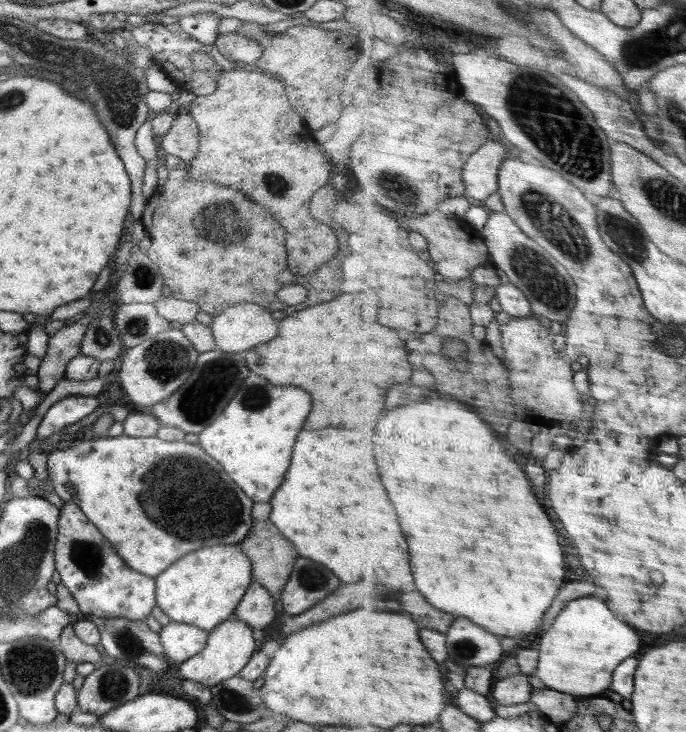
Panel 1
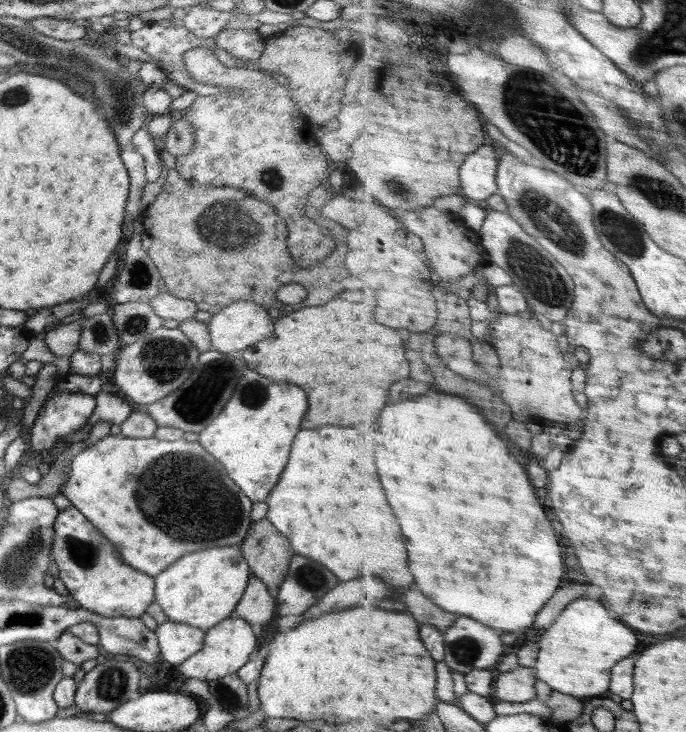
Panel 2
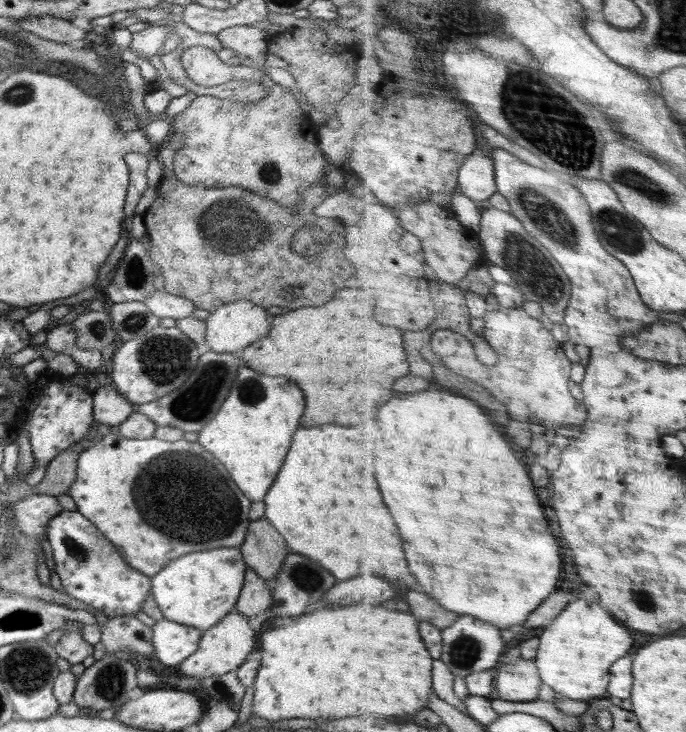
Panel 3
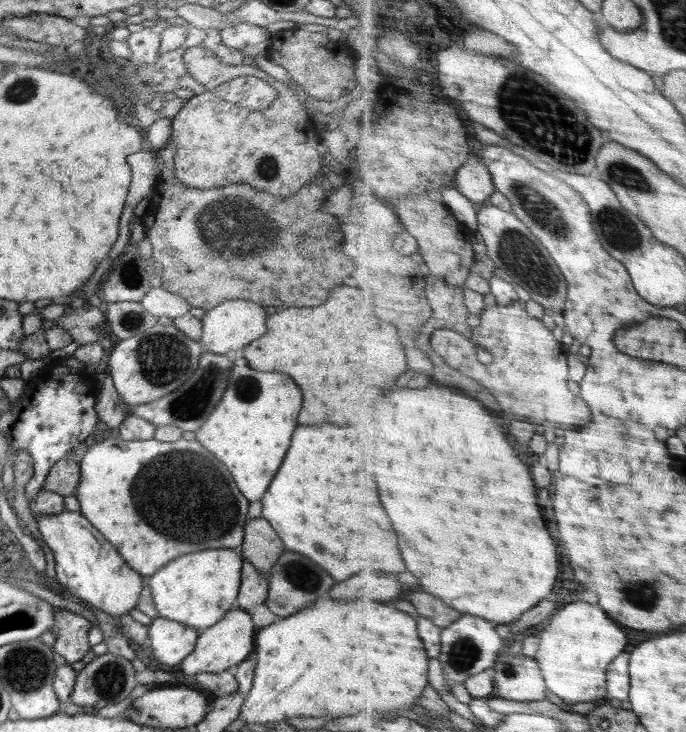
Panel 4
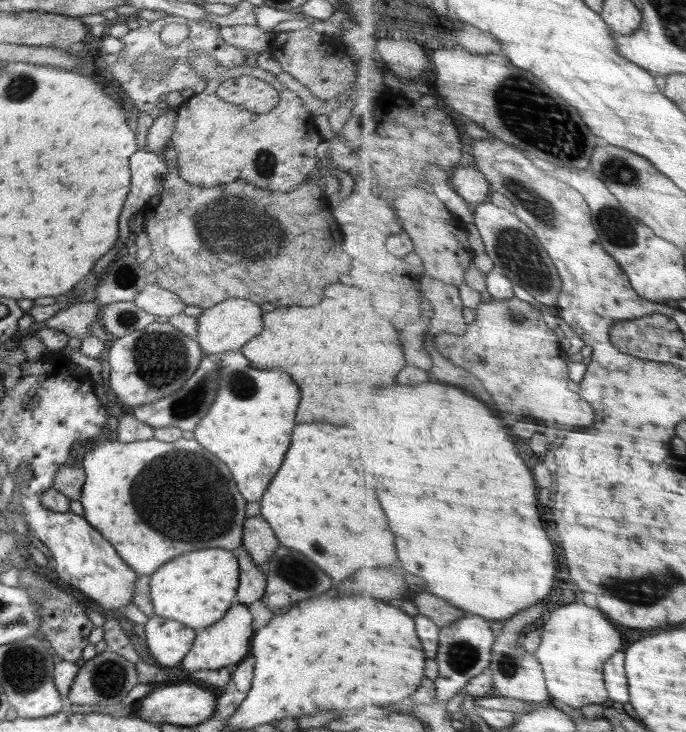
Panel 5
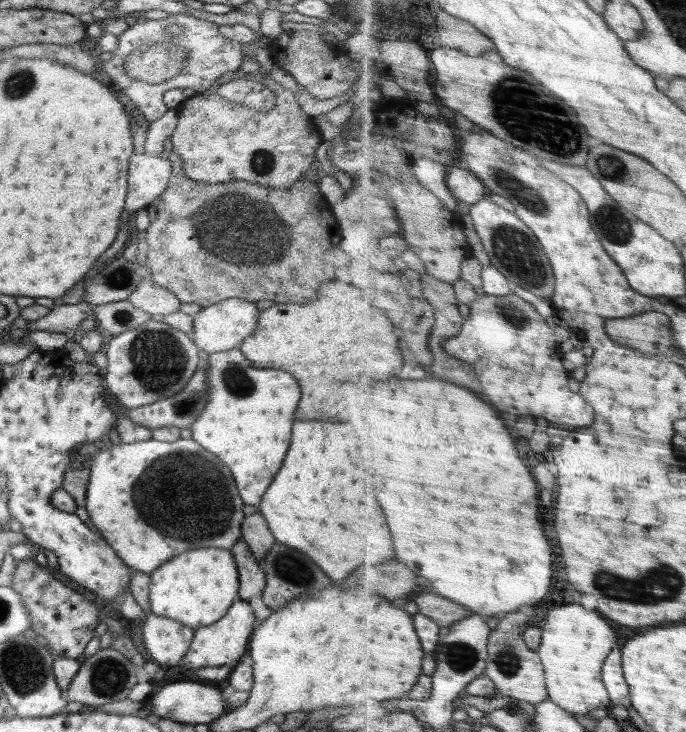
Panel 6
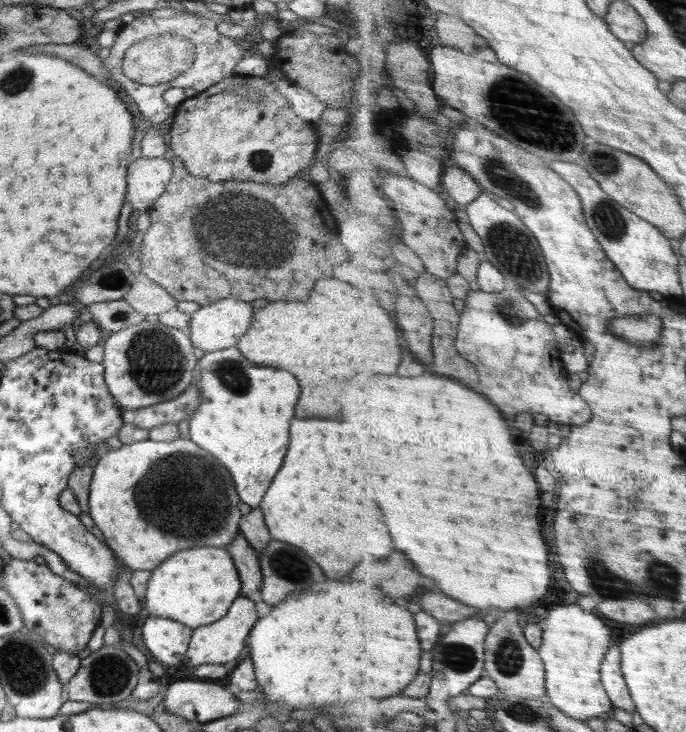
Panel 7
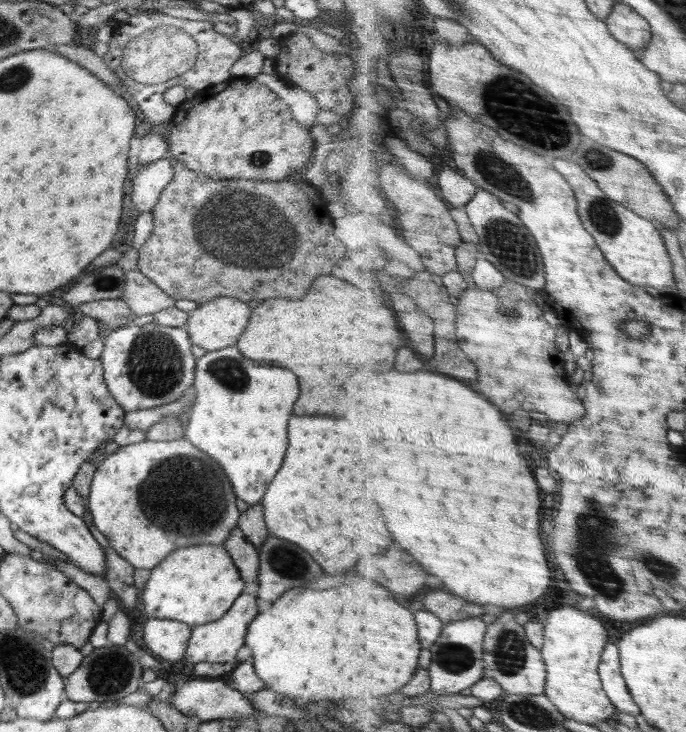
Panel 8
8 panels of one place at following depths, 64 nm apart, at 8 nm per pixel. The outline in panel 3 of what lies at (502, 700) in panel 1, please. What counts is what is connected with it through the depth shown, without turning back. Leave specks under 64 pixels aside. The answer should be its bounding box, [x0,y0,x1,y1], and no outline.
[496,659,545,702]

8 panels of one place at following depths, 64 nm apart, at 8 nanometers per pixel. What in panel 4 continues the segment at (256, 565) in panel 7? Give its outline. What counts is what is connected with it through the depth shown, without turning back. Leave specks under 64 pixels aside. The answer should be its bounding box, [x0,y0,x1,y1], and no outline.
[235,558,268,612]

